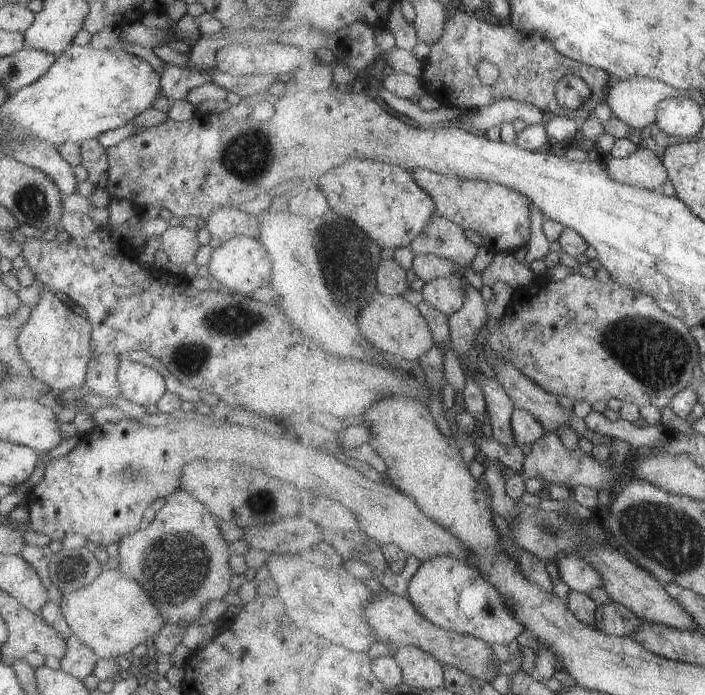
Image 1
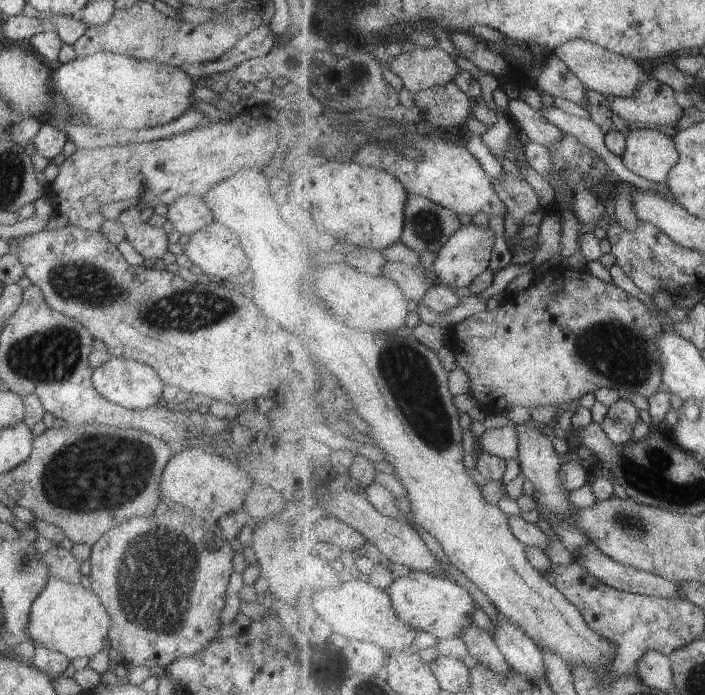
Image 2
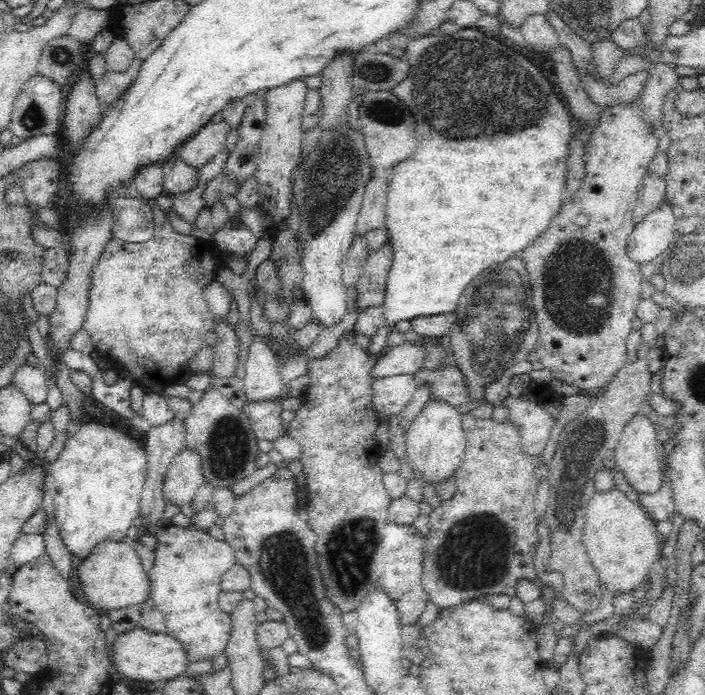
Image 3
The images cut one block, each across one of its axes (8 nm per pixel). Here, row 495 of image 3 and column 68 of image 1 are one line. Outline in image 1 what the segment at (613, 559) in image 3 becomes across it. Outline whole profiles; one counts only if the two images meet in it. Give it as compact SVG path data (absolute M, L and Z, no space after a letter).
M104 569L84 588L67 595L62 594L62 602L59 603L59 606L66 626L82 644L95 652L98 659L112 659L120 655L129 656L136 646L151 644L151 640L159 633L164 624L164 617L150 600L149 594L134 579L119 572L118 569Z

